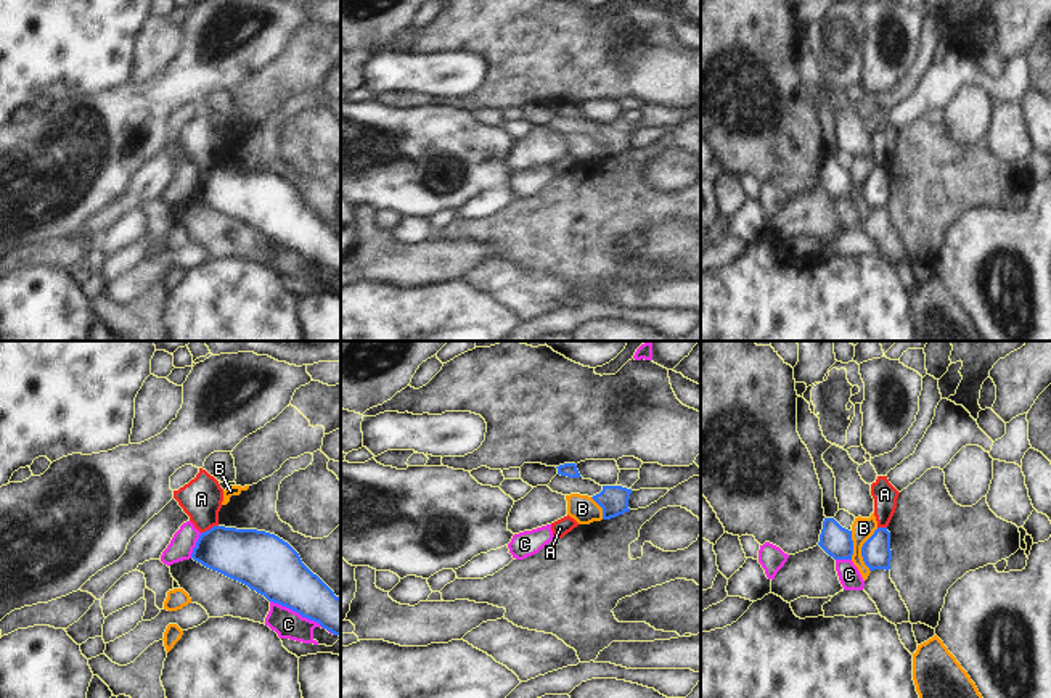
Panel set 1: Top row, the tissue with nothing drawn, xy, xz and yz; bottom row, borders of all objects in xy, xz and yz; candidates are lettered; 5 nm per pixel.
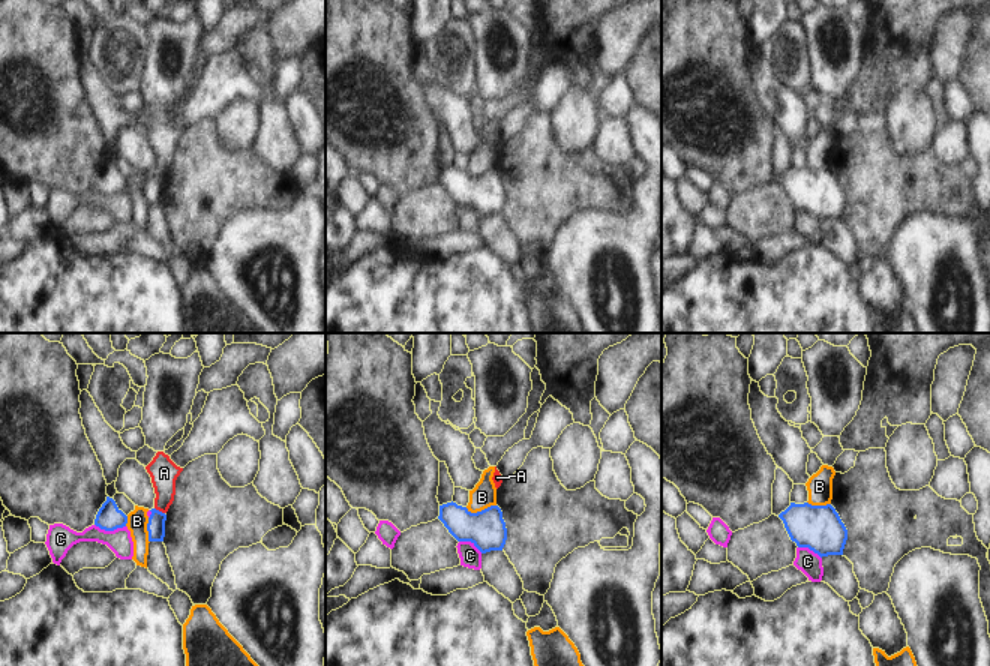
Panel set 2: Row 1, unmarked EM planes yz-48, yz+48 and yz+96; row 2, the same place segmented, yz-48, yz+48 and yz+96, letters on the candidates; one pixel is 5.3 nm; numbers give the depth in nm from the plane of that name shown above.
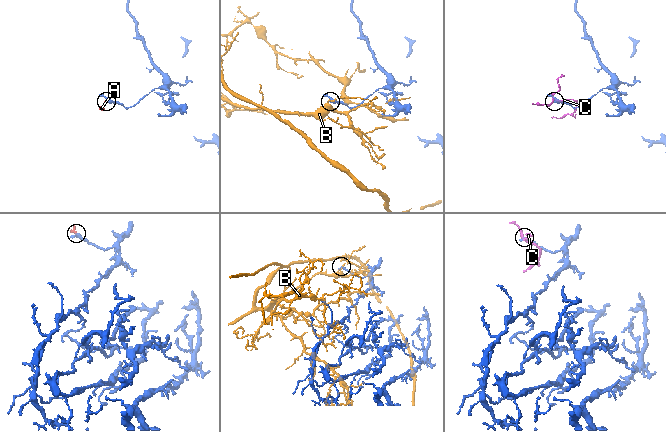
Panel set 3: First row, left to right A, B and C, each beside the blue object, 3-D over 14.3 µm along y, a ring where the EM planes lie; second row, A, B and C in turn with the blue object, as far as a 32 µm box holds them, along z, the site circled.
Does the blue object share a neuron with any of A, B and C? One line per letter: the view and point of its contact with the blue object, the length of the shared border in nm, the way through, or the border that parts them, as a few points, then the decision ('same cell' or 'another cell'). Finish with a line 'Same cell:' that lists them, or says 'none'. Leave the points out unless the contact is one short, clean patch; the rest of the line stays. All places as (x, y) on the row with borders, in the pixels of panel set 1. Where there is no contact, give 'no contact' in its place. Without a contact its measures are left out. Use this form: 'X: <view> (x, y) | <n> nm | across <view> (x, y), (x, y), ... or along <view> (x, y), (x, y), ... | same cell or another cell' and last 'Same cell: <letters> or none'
A: xy (211, 528) | 100 nm | along xy (217, 525), (201, 533) | another cell
B: yz (862, 550) | 220 nm | another cell
C: xy (298, 611) | 300 nm | another cell
Same cell: none

